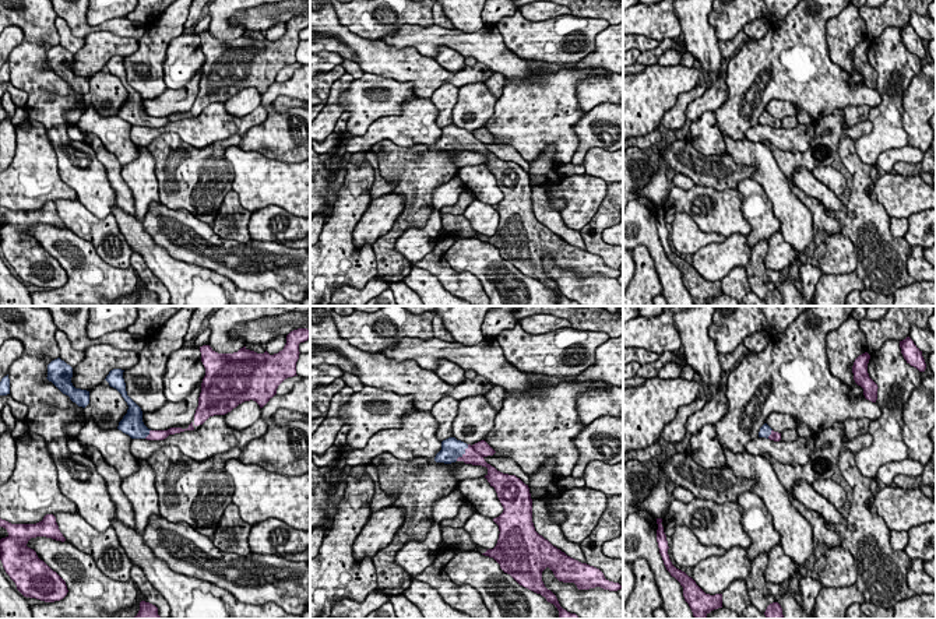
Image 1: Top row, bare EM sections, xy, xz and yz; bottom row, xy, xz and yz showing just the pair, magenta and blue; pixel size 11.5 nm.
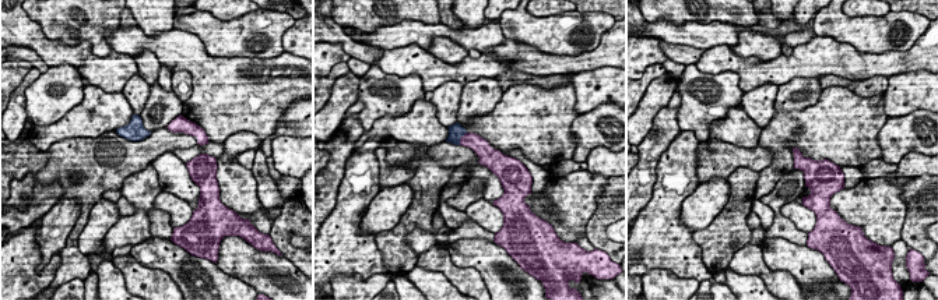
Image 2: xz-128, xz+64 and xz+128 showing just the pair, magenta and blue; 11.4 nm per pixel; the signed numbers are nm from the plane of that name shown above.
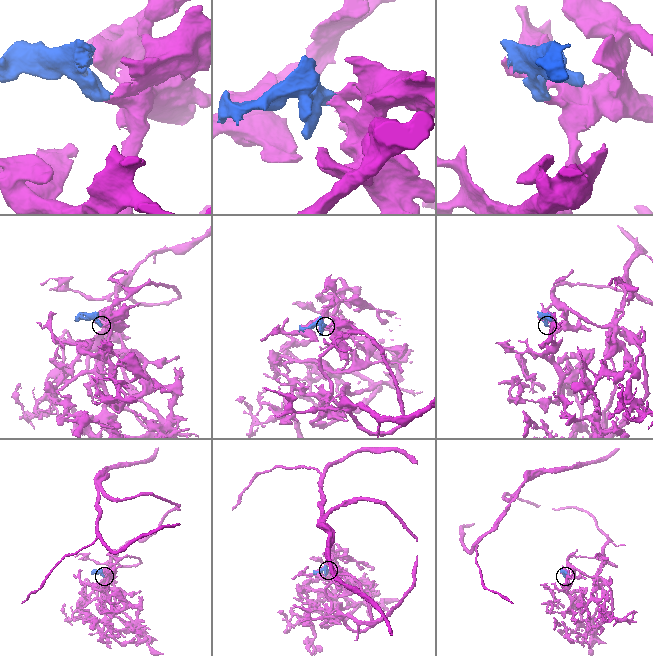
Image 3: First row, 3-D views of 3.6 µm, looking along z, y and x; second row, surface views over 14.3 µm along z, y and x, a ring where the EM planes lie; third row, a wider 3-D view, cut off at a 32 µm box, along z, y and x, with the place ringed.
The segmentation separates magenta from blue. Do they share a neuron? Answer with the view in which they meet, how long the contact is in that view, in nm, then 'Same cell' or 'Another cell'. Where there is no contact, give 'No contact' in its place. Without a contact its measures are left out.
Touches magenta in xz. Shared border 240 nm. Same cell

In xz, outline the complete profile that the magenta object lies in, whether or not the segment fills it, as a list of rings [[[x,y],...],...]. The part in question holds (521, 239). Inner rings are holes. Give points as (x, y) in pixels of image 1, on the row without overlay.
[[[448,124],[441,129],[441,137],[436,141],[434,148],[444,151],[464,148],[488,155],[485,165],[495,175],[504,197],[493,205],[500,218],[497,231],[482,242],[493,245],[500,256],[520,272],[541,281],[553,291],[559,298],[557,306],[580,306],[576,300],[563,296],[556,282],[545,274],[542,258],[546,254],[559,268],[574,270],[578,277],[601,274],[617,278],[622,272],[606,267],[599,256],[567,243],[535,218],[528,172],[515,162],[503,161],[488,151],[485,145],[495,140],[485,127],[471,133]]]

